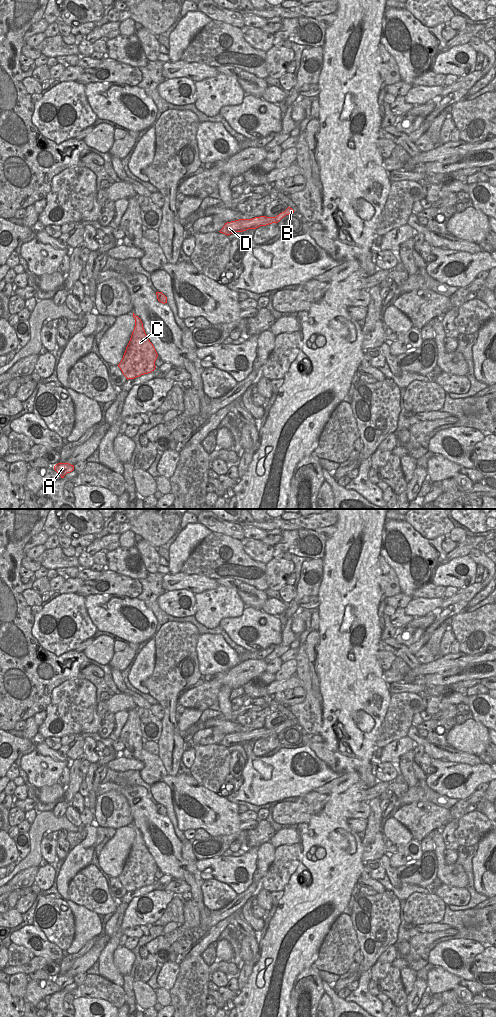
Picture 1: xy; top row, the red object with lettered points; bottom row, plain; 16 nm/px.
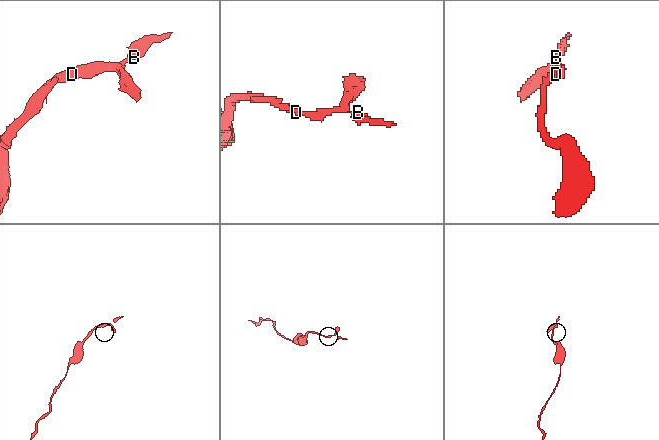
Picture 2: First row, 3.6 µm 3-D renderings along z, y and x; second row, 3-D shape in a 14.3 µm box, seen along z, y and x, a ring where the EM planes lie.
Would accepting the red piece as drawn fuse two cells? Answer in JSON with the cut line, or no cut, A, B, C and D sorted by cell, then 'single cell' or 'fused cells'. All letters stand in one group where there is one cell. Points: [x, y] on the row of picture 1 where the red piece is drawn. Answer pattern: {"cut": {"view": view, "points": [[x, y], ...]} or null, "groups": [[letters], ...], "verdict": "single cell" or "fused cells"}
{"cut": null, "groups": [["A", "B", "C", "D"]], "verdict": "single cell"}

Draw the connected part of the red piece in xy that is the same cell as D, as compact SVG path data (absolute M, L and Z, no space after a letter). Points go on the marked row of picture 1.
M288 207L284 212L280 213L276 217L260 216L252 219L239 219L227 222L219 232L228 236L236 232L243 232L248 229L256 229L260 226L266 226L272 223L278 223L283 217L293 213L294 210Z

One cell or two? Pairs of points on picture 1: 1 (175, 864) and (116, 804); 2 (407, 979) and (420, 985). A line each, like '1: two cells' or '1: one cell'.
1: two cells
2: two cells

